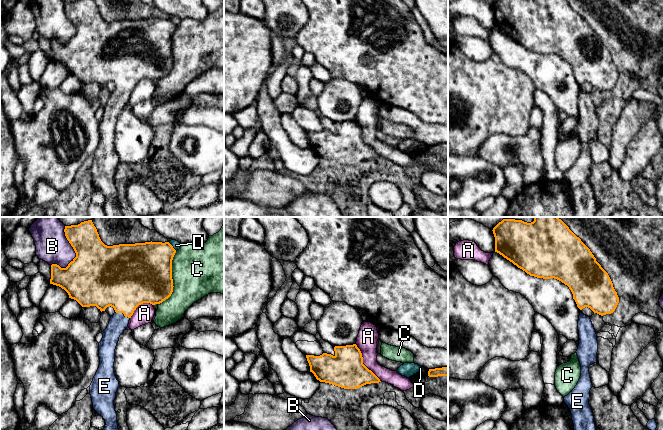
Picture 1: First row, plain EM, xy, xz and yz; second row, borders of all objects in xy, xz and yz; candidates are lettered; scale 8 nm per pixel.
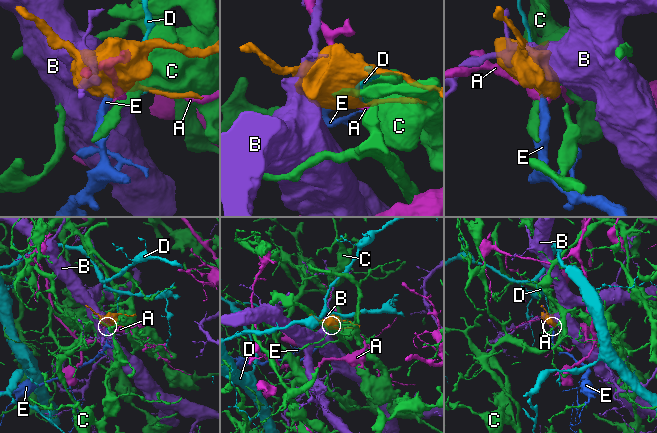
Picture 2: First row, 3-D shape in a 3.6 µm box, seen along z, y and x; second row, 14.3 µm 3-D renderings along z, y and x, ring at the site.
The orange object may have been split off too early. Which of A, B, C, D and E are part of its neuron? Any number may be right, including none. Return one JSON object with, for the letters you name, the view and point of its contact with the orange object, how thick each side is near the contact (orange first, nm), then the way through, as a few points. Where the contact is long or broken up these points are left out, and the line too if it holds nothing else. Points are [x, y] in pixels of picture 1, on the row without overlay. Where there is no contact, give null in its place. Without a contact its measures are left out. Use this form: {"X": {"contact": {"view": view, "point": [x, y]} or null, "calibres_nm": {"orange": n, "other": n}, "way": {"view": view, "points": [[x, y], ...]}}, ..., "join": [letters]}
{"E": {"contact": {"view": "xy", "point": [122, 88]}, "calibres_nm": {"orange": 460, "other": 150}, "way": {"view": "xy", "points": [[124, 57], [122, 88], [118, 98]]}}, "join": ["E"]}

